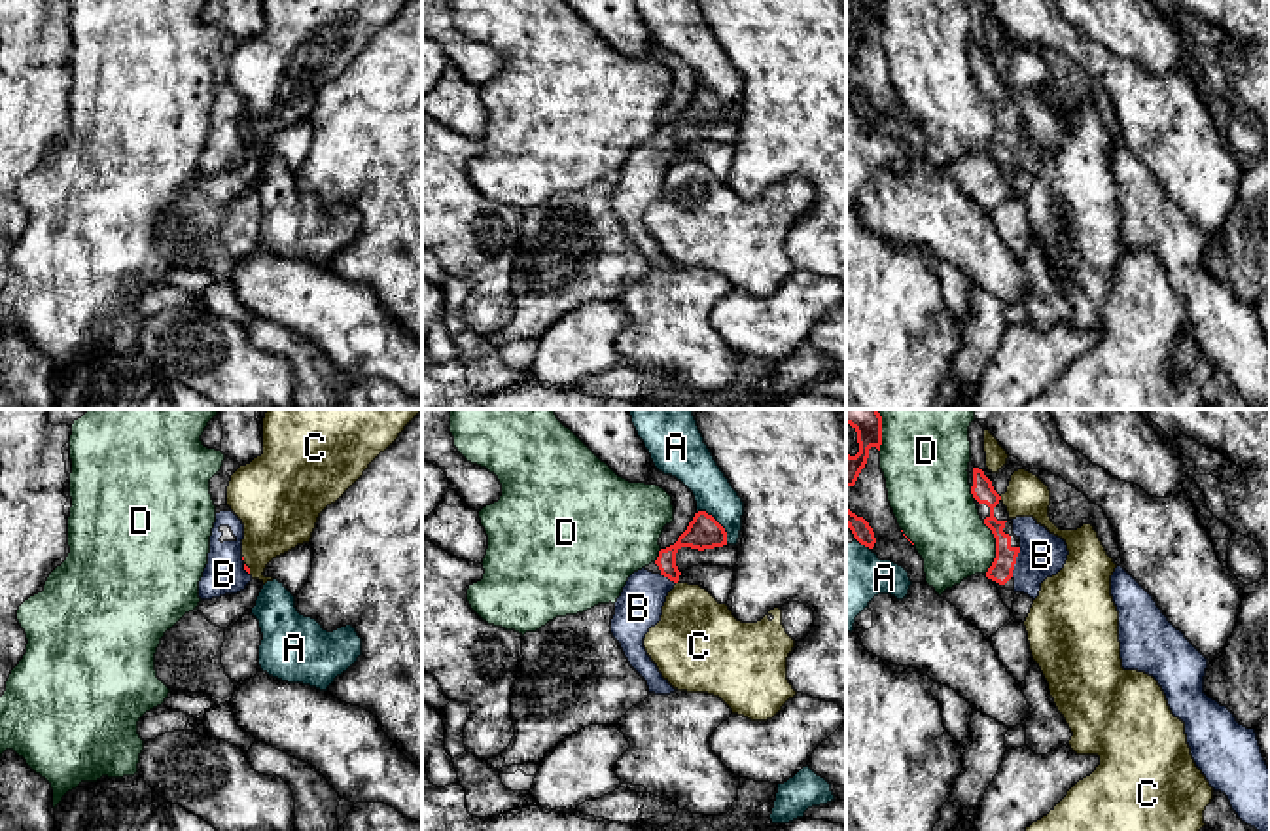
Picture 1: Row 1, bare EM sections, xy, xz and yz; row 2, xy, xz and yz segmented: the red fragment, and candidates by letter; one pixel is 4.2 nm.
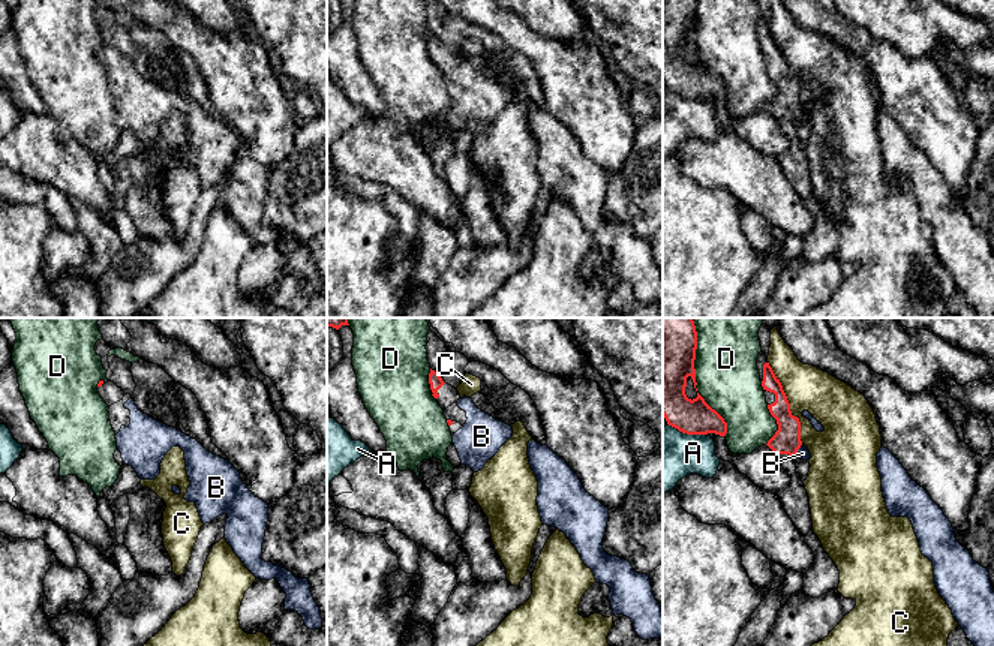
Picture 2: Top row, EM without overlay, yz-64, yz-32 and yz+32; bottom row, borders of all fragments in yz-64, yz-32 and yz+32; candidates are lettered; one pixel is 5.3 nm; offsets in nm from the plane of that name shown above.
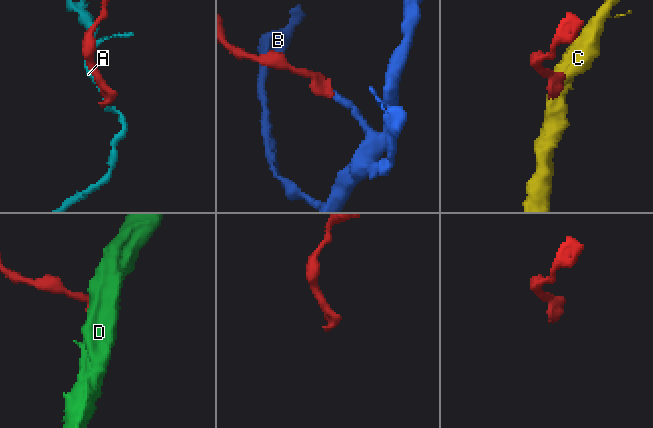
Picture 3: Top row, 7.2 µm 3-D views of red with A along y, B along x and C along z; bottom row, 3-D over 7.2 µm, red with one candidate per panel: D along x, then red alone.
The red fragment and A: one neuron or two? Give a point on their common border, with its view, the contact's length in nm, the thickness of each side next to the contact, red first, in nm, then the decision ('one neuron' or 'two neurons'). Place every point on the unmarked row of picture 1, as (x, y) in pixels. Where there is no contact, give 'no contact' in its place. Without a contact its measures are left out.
xz (720, 101) | 200 nm | 140/170 nm | two neurons

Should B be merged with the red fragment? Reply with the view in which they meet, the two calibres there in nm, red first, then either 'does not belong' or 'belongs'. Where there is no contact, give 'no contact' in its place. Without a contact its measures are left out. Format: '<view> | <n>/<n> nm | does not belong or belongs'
yz | 100/190 nm | belongs

